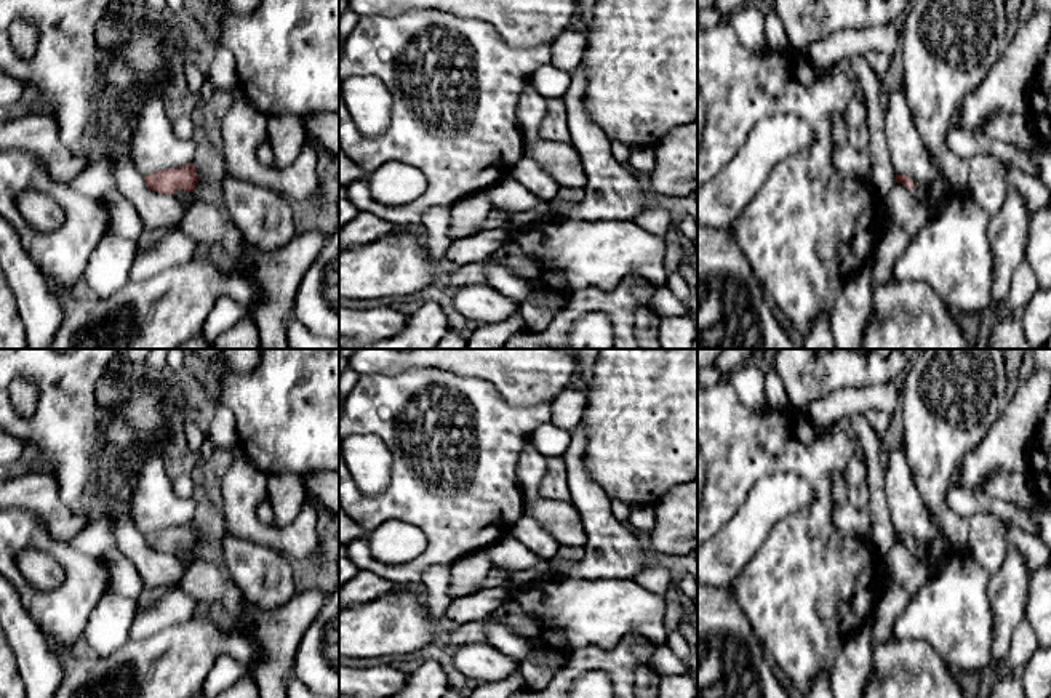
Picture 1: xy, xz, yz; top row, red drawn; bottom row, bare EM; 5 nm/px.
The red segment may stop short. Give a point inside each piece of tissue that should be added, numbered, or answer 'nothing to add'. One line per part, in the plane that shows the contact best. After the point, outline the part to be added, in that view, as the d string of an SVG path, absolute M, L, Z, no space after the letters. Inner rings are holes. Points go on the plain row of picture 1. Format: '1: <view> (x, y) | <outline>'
1: yz (922, 549) | M915 543L913 552L920 564L926 565L929 570L929 576L934 575L936 567L929 554L931 544L929 543Z

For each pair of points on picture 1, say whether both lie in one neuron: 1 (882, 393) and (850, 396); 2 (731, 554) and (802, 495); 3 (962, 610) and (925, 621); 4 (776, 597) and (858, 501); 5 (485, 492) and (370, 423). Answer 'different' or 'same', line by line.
1: same
2: same
3: same
4: different
5: same

